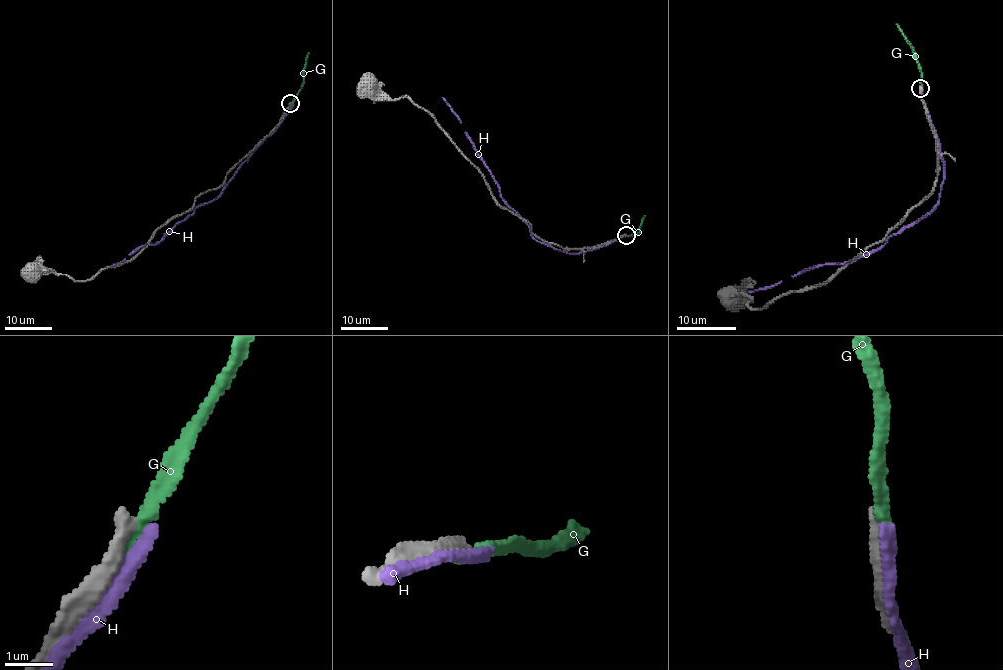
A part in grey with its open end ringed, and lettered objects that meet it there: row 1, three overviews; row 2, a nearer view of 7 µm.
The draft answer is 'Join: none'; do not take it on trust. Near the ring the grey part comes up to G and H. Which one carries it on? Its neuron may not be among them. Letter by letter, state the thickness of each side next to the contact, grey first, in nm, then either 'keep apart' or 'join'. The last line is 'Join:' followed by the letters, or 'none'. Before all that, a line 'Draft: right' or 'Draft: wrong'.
Draft: right
G: calibres 360 and 320 nm; keep apart
H: calibres 280 and 260 nm; keep apart
Join: none

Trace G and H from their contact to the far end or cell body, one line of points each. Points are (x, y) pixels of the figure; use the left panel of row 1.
G: (290, 106), (303, 82), (309, 52)
H: (285, 114), (282, 122), (239, 167), (217, 196), (201, 204), (158, 242), (142, 245), (120, 263), (106, 266)

